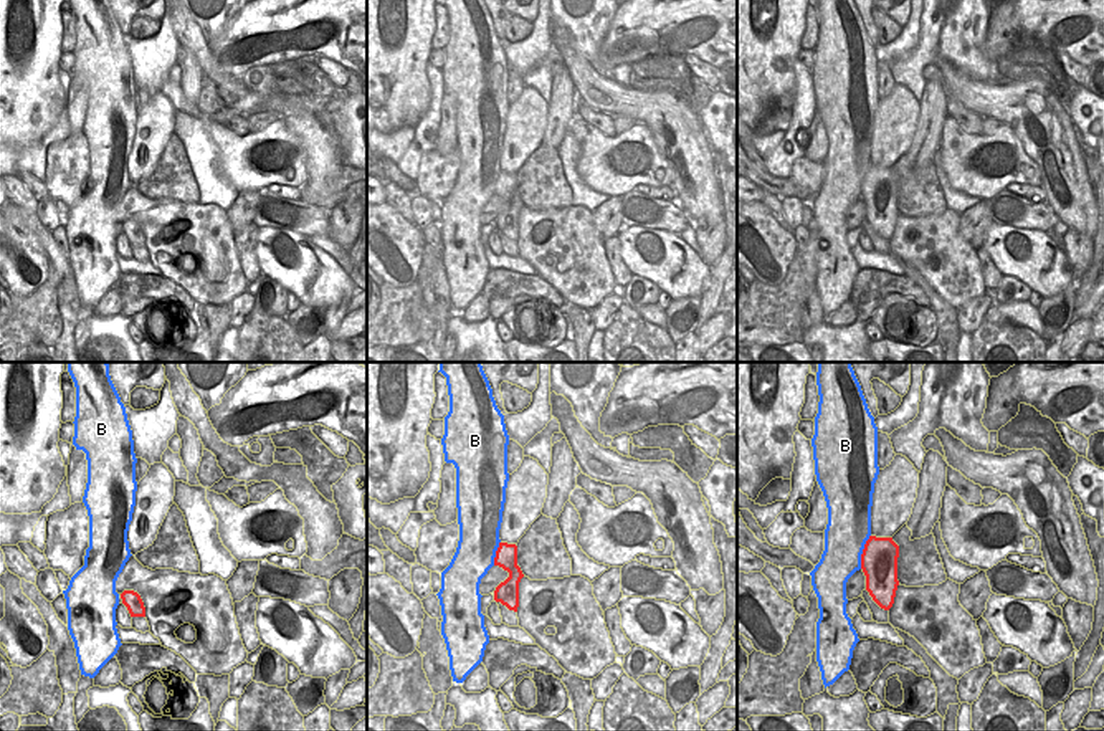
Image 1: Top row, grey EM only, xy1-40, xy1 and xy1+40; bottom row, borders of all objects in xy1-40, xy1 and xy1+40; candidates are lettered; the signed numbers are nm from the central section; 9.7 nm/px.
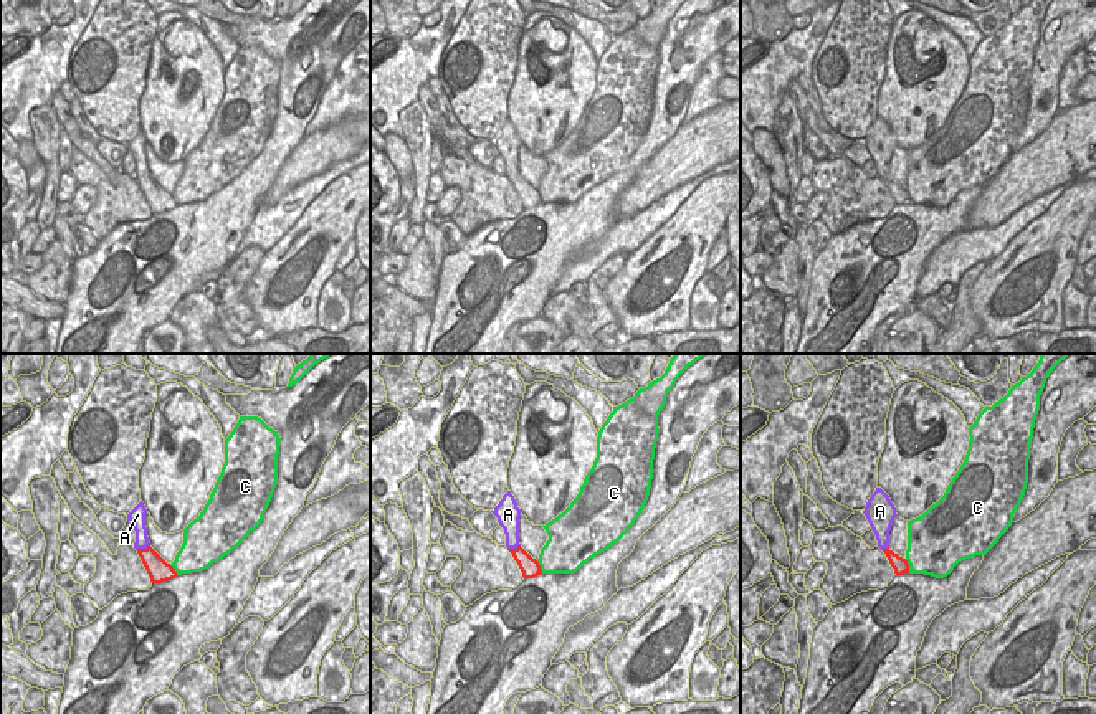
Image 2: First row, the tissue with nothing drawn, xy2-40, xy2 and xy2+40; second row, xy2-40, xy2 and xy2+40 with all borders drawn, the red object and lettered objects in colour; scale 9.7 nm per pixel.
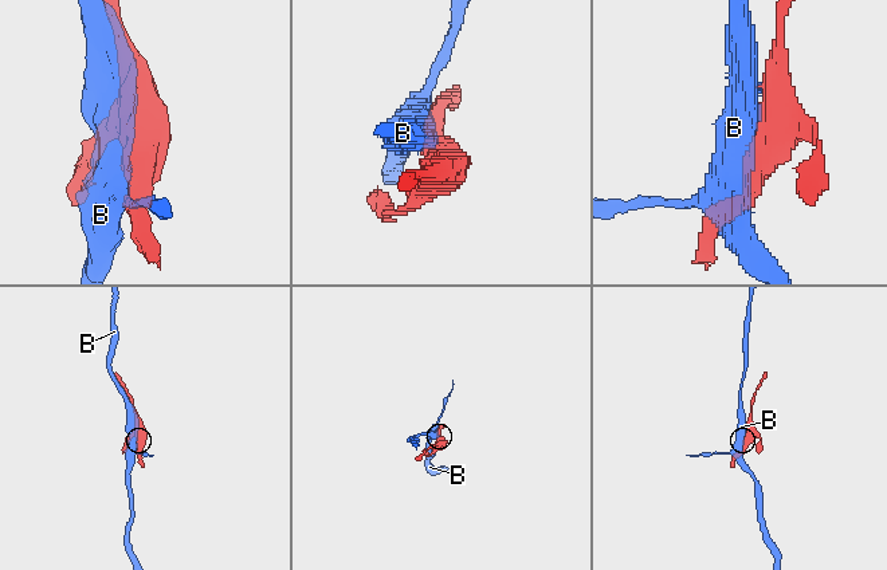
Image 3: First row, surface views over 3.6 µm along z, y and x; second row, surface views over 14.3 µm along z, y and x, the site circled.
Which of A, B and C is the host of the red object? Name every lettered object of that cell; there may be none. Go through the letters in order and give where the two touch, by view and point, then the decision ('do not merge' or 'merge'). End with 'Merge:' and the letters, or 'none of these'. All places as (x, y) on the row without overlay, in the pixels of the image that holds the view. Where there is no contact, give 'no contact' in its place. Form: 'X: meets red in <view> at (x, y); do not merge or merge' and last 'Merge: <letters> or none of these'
A: meets red in xy2-40 at (142, 179); merge
B: meets red in xy1+40 at (863, 181); do not merge
C: meets red in xy2+40 at (908, 195); do not merge
Merge: A

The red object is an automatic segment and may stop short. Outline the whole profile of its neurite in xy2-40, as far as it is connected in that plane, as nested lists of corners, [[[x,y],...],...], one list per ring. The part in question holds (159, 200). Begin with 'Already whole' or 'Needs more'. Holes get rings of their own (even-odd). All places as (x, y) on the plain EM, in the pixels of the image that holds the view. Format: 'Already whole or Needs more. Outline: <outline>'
Needs more. Outline: [[[141,131],[129,144],[127,150],[132,152],[136,160],[134,178],[137,180],[152,213],[162,213],[177,207],[177,202],[167,193],[152,177],[145,157],[147,139]]]

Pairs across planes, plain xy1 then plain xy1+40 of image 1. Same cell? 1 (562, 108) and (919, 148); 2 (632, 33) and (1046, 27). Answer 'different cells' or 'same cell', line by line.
1: same cell
2: same cell

